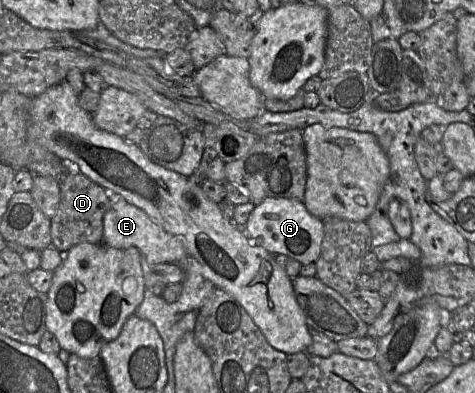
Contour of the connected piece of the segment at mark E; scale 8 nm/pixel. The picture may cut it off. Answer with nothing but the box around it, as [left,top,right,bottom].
[103,196,188,264]

